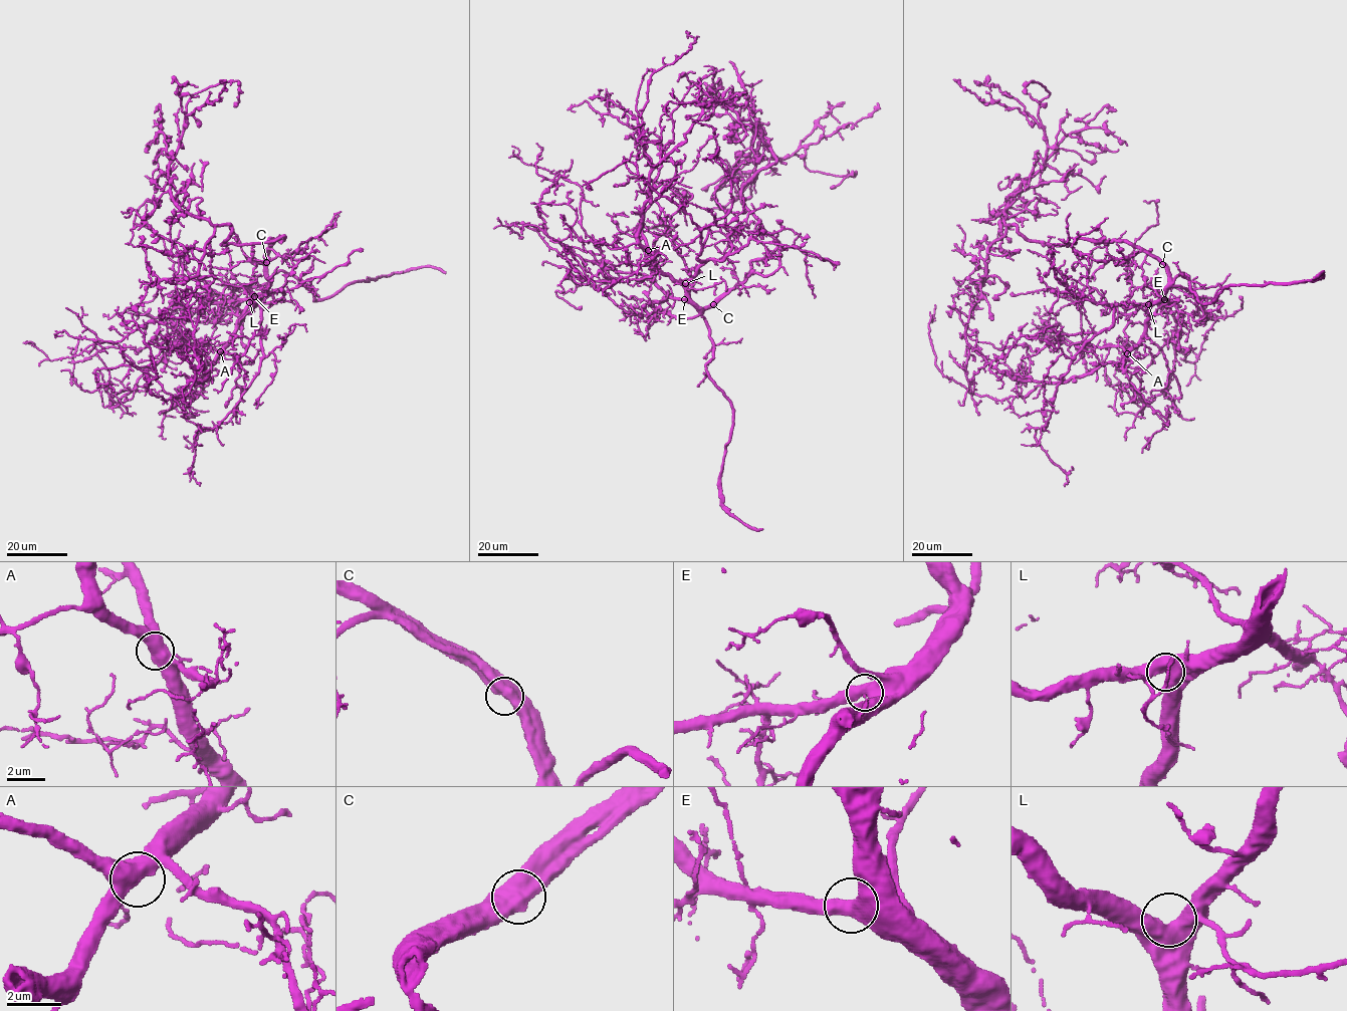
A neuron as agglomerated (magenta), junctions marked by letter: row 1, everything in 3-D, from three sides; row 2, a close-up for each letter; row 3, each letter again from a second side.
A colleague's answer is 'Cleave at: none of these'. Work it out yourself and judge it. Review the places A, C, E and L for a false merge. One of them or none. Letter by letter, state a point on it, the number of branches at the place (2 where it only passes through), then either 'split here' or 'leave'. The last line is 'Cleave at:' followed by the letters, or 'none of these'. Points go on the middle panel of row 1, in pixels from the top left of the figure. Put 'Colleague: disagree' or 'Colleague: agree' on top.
Colleague: agree
A: (648, 250) | 2 | leave
C: (713, 304) | 2 | leave
E: (684, 299) | 2 | leave
L: (685, 283) | 2 | leave
Cleave at: none of these

